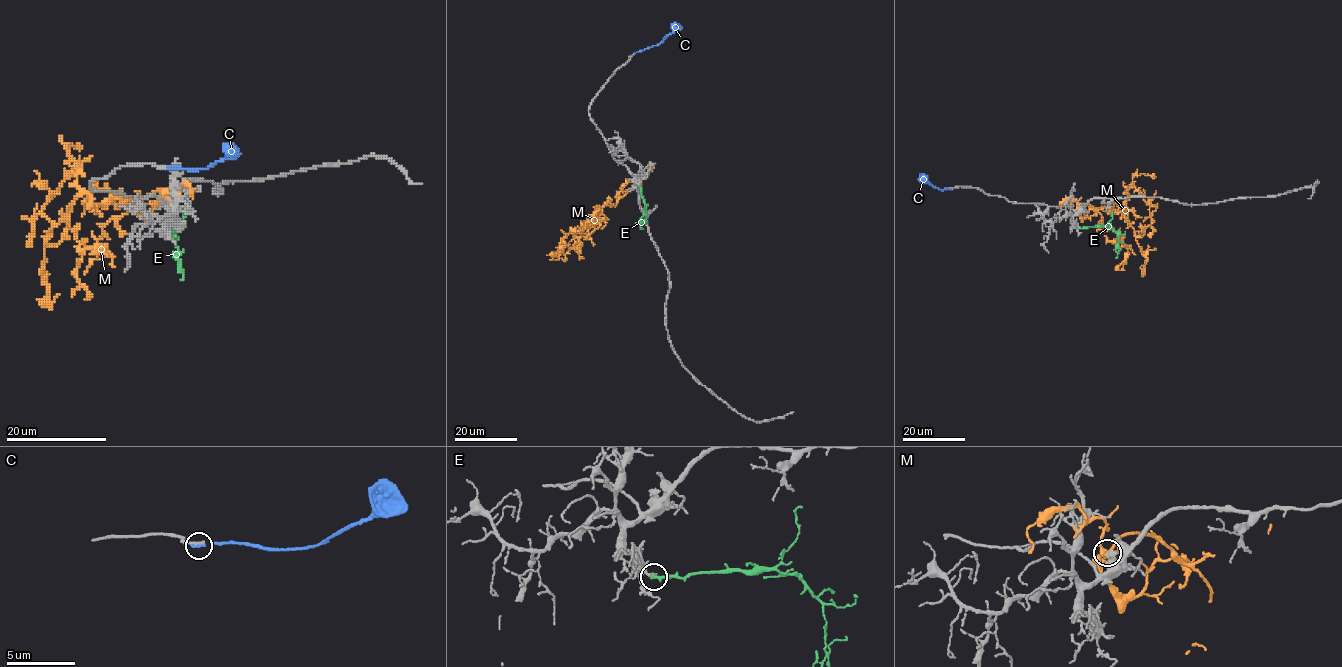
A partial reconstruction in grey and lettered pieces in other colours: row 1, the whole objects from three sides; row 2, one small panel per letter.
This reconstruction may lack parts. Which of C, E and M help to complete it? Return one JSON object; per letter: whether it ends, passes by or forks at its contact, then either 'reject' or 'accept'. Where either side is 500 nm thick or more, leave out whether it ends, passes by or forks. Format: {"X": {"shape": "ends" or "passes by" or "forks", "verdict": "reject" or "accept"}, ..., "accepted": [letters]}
{"C": {"shape": "ends", "verdict": "reject"}, "E": {"shape": "ends", "verdict": "reject"}, "M": {"shape": "passes by", "verdict": "reject"}, "accepted": []}

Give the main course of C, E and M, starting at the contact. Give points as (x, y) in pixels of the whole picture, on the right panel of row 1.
C: (949, 189), (939, 189), (919, 176)
E: (1079, 228), (1110, 227), (1117, 234), (1116, 258)
M: (1078, 208), (1088, 203), (1098, 210), (1112, 201), (1124, 203), (1147, 258), (1142, 272), (1140, 266)

